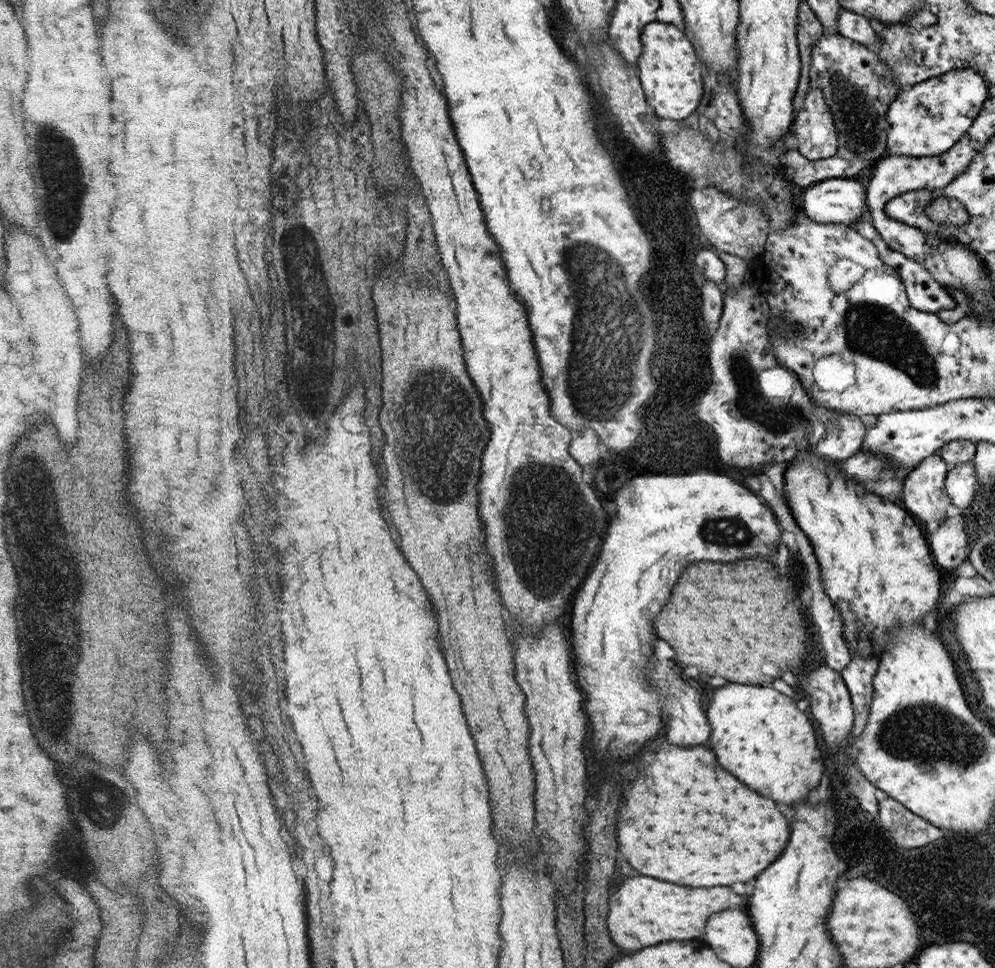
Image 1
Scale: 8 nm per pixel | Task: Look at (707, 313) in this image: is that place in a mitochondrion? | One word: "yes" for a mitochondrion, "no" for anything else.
no

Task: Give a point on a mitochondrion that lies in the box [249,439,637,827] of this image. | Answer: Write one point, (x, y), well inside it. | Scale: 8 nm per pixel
(534, 487)

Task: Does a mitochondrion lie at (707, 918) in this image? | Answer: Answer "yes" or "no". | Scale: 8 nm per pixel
no

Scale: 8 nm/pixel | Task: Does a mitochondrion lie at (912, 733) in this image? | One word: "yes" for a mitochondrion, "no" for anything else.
yes

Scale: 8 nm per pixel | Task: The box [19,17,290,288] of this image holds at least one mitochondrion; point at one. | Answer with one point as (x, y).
(62, 172)

